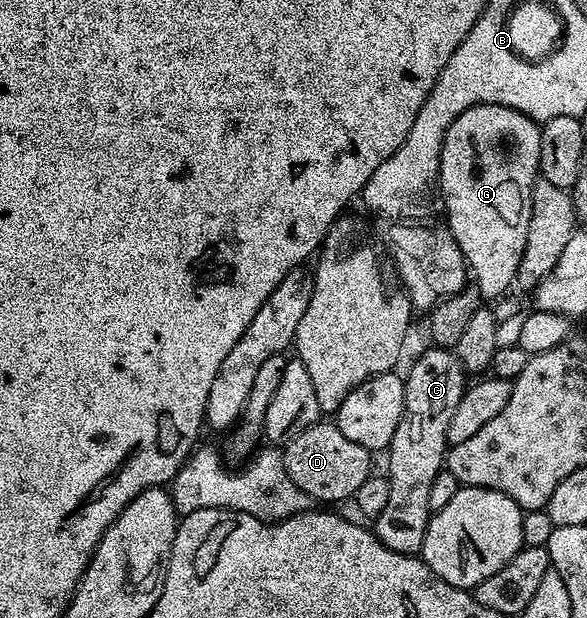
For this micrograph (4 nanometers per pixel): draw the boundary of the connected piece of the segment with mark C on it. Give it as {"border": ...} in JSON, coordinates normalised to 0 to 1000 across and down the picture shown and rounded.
{"border":[[[733,560],[727,561],[727,565],[727,570],[714,573],[712,584],[698,595],[698,604],[690,604],[688,608],[692,617],[692,629],[688,631],[688,670],[681,676],[681,689],[675,689],[675,702],[668,702],[668,715],[661,727],[661,736],[664,736],[661,819],[654,819],[654,825],[647,825],[647,832],[634,843],[637,869],[644,872],[656,887],[661,890],[675,890],[675,896],[695,896],[697,900],[712,900],[722,883],[722,864],[729,858],[729,845],[736,833],[733,820],[729,819],[729,798],[733,798],[736,778],[743,775],[743,767],[755,762],[760,749],[760,733],[763,730],[763,720],[760,717],[760,710],[763,709],[763,683],[770,683],[770,668],[775,667],[777,657],[784,657],[784,644],[794,636],[797,626],[797,604],[794,597],[787,594],[785,586],[780,584],[779,576],[773,574],[768,565],[748,563],[744,560]]]}

